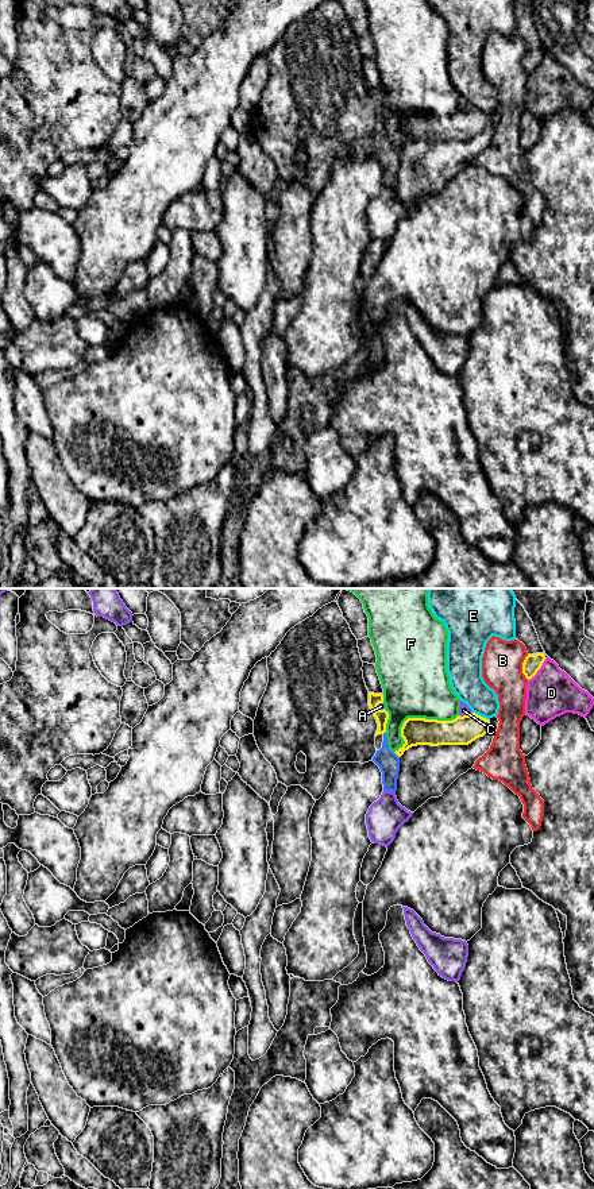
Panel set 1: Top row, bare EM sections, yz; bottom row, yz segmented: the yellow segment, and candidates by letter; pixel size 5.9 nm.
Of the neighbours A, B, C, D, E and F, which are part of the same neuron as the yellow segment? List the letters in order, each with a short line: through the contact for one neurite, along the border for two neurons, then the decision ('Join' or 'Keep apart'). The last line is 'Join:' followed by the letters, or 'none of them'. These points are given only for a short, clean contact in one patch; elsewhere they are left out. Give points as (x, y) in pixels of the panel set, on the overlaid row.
A: Line: yz (415, 732), (409, 742), (396, 753), (388, 761). Join
B: Keep apart
C: Keep apart
D: Keep apart
E: Keep apart
F: Keep apart
Join: A

